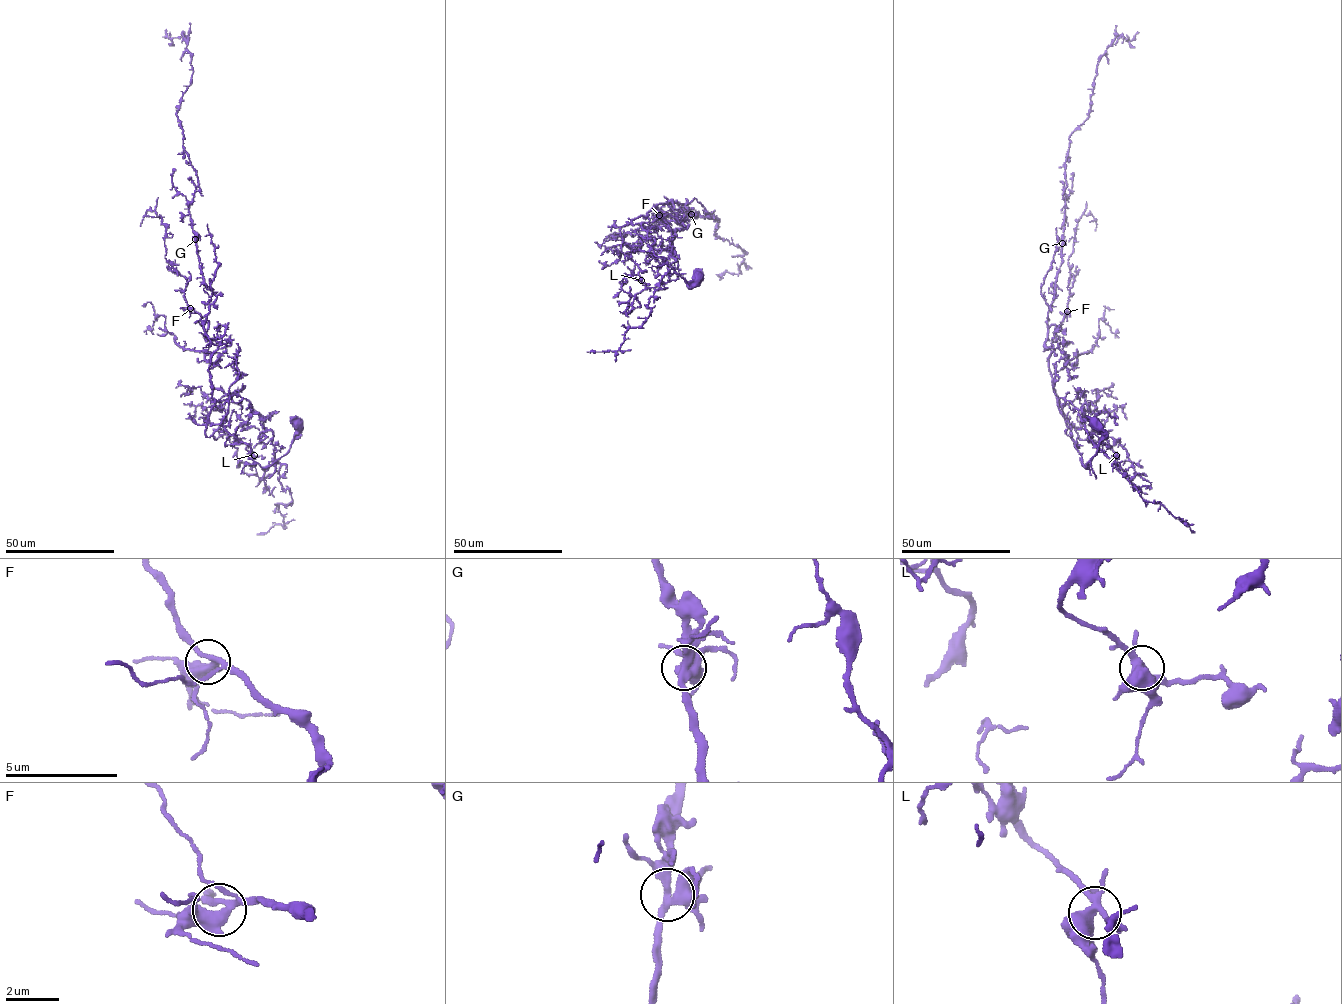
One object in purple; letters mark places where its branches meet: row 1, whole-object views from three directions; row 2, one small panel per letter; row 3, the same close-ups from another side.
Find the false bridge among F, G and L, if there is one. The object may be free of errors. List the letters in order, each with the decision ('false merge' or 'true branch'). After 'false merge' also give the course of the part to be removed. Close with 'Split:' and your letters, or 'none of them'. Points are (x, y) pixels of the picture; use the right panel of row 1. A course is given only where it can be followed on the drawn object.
F: true branch
G: true branch
L: true branch
Split: none of them

